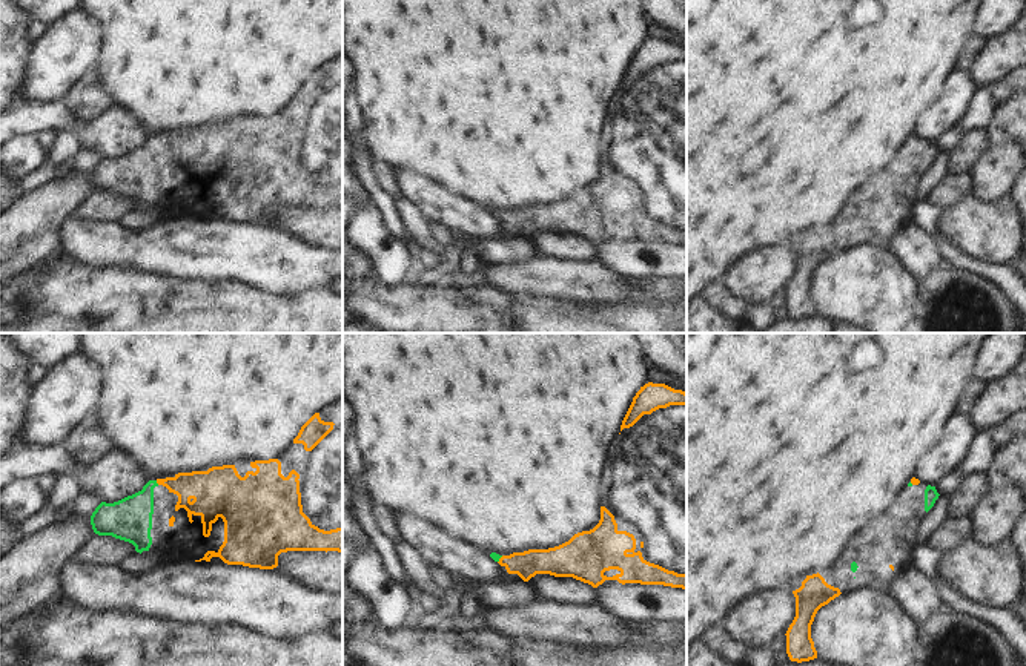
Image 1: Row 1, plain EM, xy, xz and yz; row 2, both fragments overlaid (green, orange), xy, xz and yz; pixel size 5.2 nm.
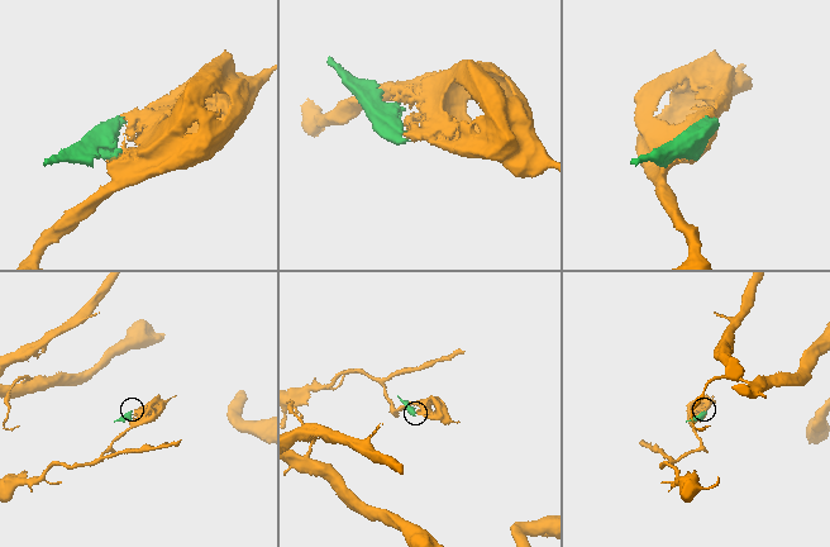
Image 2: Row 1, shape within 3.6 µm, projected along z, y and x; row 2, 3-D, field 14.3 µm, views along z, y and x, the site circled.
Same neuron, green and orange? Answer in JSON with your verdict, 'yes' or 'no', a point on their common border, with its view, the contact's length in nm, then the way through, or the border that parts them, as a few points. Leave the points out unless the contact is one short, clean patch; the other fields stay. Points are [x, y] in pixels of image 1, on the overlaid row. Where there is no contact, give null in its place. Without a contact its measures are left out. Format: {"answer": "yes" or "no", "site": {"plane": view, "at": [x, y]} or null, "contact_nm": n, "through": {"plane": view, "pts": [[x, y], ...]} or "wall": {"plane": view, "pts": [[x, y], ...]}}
{"answer": "yes", "site": {"plane": "xy", "at": [155, 482]}, "contact_nm": 30, "through": {"plane": "xy", "pts": [[129, 519], [155, 482], [203, 487]]}}

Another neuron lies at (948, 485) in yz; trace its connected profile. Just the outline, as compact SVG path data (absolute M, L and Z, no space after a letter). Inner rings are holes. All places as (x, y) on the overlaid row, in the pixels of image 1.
M961 471L952 473L946 477L943 477L938 485L935 486L937 493L940 496L948 496L951 497L954 493L958 491L961 486L961 482L965 479L965 474Z

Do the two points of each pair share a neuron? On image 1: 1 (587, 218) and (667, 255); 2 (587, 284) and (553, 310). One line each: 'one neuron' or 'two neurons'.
1: two neurons
2: two neurons

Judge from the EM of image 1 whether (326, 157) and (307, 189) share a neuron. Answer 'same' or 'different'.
same

